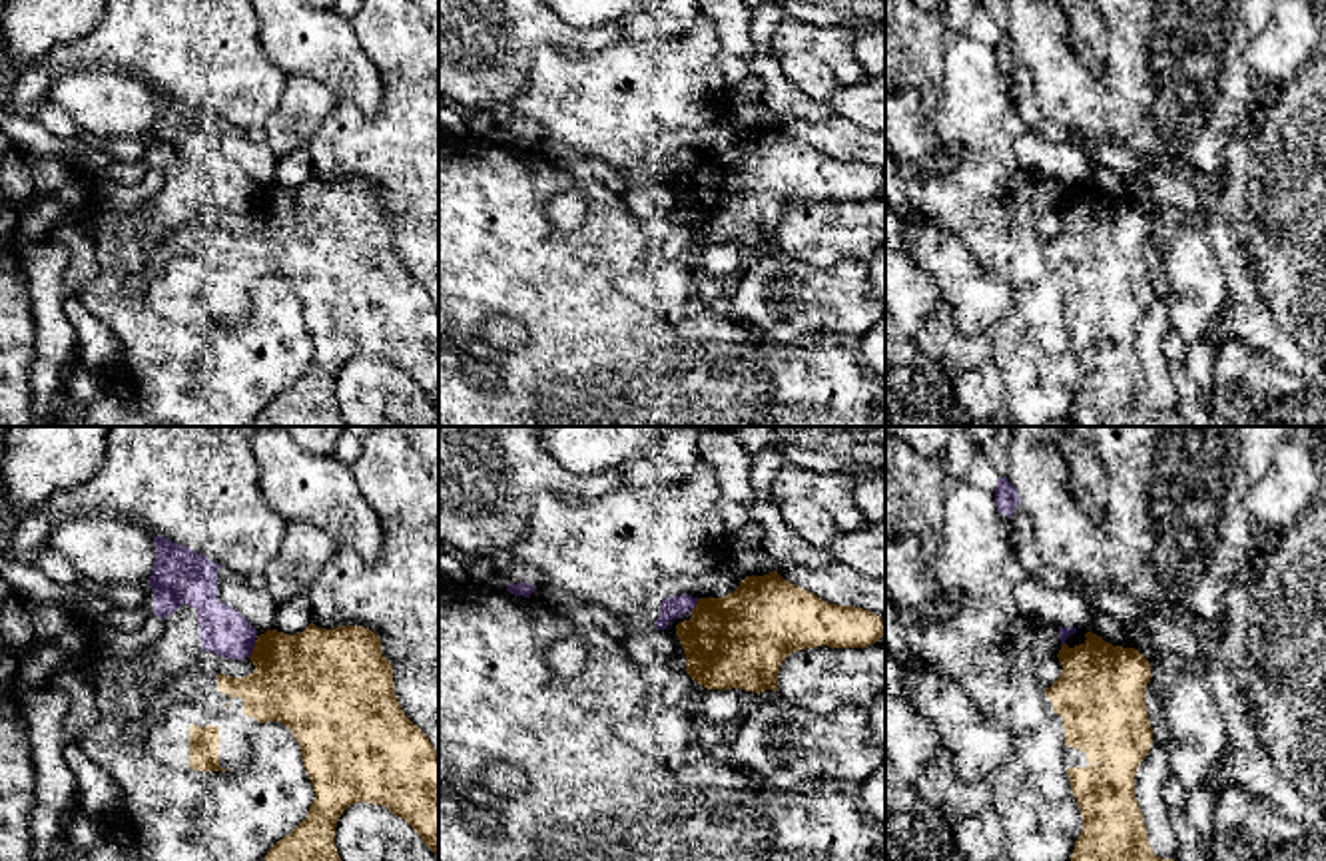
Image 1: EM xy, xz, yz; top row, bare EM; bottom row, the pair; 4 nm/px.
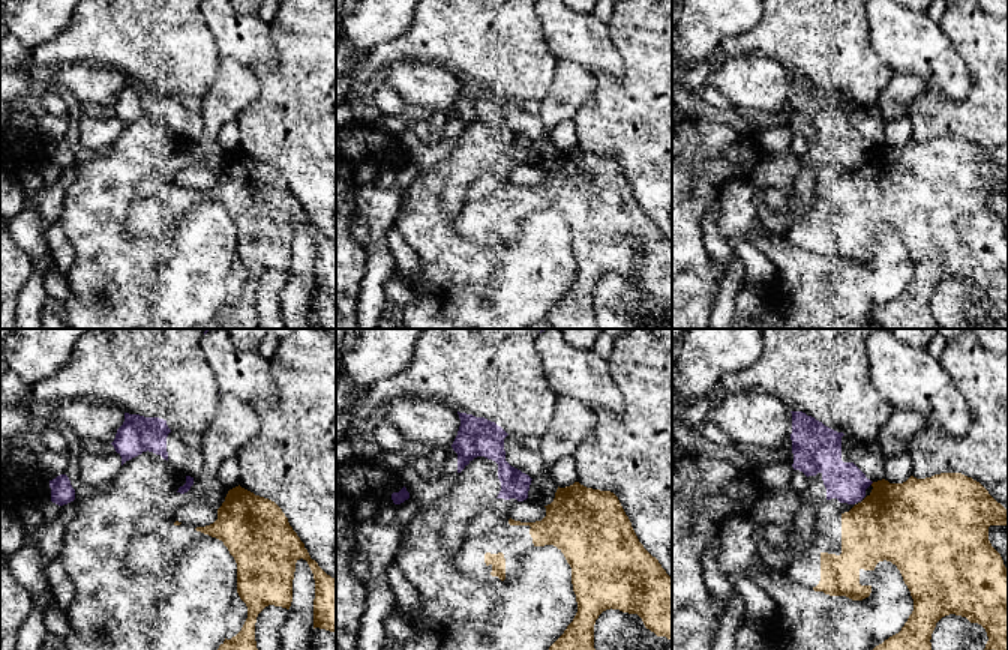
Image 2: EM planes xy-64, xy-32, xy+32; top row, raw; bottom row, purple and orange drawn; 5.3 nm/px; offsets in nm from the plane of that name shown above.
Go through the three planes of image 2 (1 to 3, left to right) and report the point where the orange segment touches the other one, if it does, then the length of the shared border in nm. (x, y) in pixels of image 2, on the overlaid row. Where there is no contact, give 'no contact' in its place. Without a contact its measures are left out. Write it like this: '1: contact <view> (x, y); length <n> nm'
1: no contact
2: no contact
3: no contact

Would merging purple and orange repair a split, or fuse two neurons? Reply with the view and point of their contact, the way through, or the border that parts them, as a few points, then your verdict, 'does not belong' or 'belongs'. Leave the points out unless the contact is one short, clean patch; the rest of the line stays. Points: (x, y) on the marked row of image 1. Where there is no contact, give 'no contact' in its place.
contact xy (252, 648); border xy (256, 640), (248, 656); does not belong

